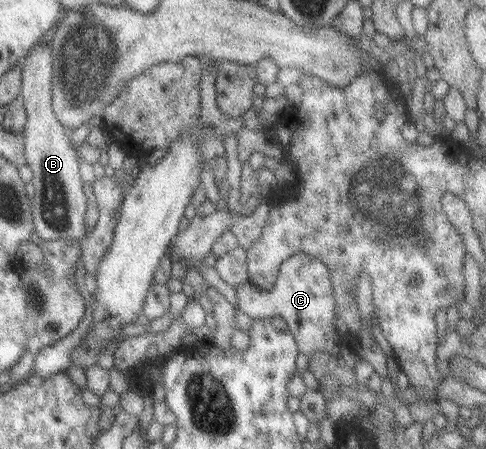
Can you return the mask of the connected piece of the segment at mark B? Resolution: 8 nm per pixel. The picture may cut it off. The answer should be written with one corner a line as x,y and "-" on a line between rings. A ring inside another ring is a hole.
32,46
20,69
18,96
26,111
26,122
22,127
23,155
25,165
32,171
30,182
34,185
31,199
32,229
43,241
66,239
79,244
86,237
87,227
83,218
86,197
78,174
78,157
69,144
68,129
54,116
51,103
53,58
50,49

